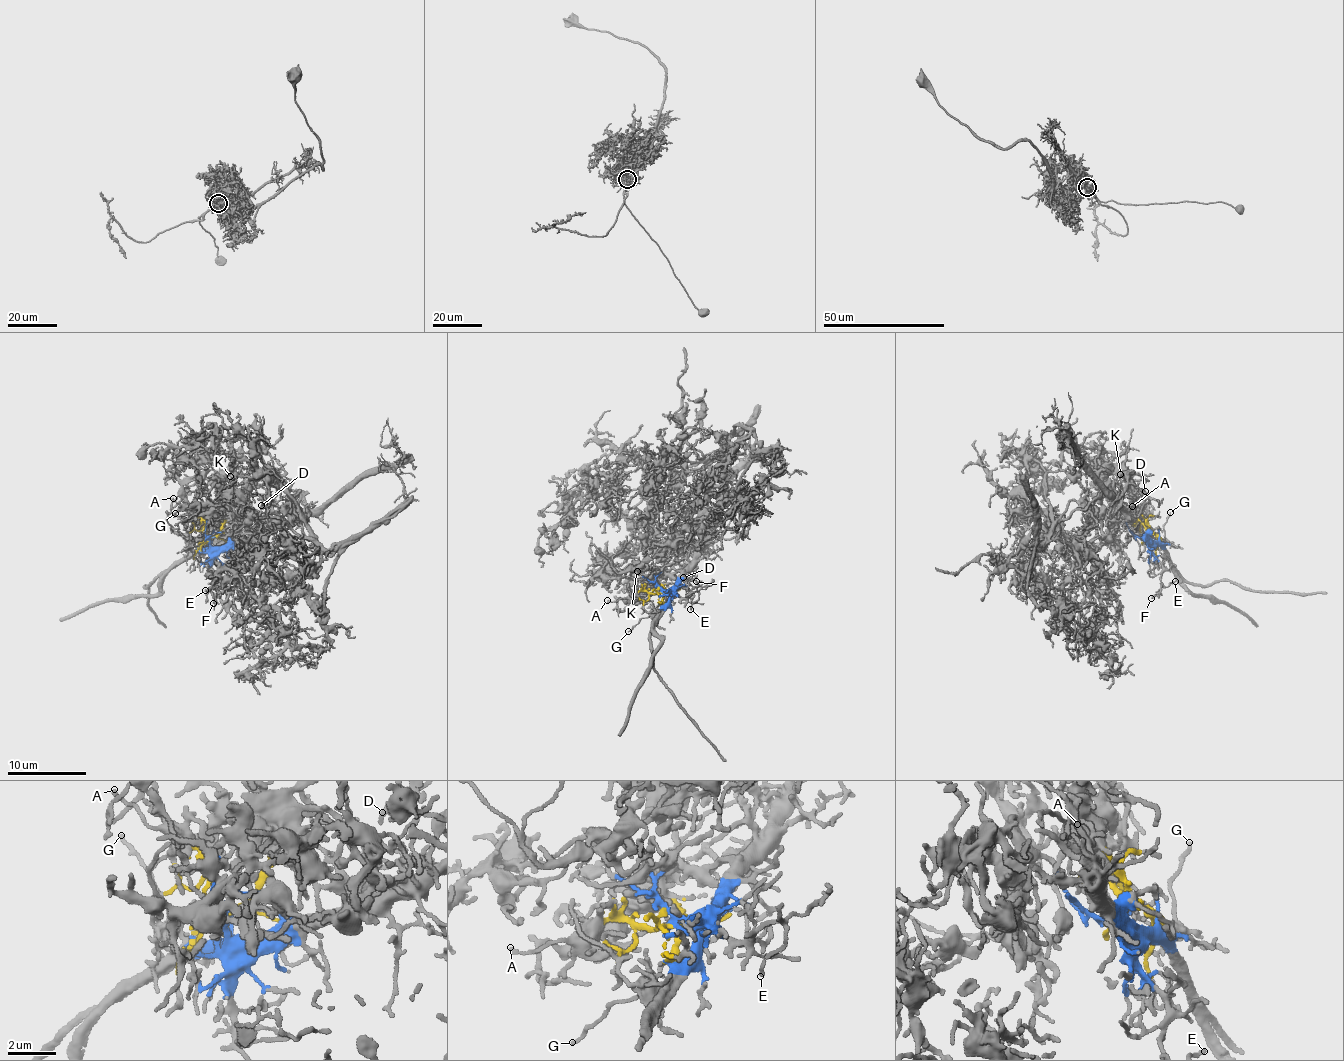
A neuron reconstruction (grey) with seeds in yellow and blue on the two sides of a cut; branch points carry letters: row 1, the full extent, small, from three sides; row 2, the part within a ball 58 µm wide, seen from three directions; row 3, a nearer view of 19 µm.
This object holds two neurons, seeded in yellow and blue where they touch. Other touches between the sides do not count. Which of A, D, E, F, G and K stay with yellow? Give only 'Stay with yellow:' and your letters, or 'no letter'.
Stay with yellow: A, D, K

